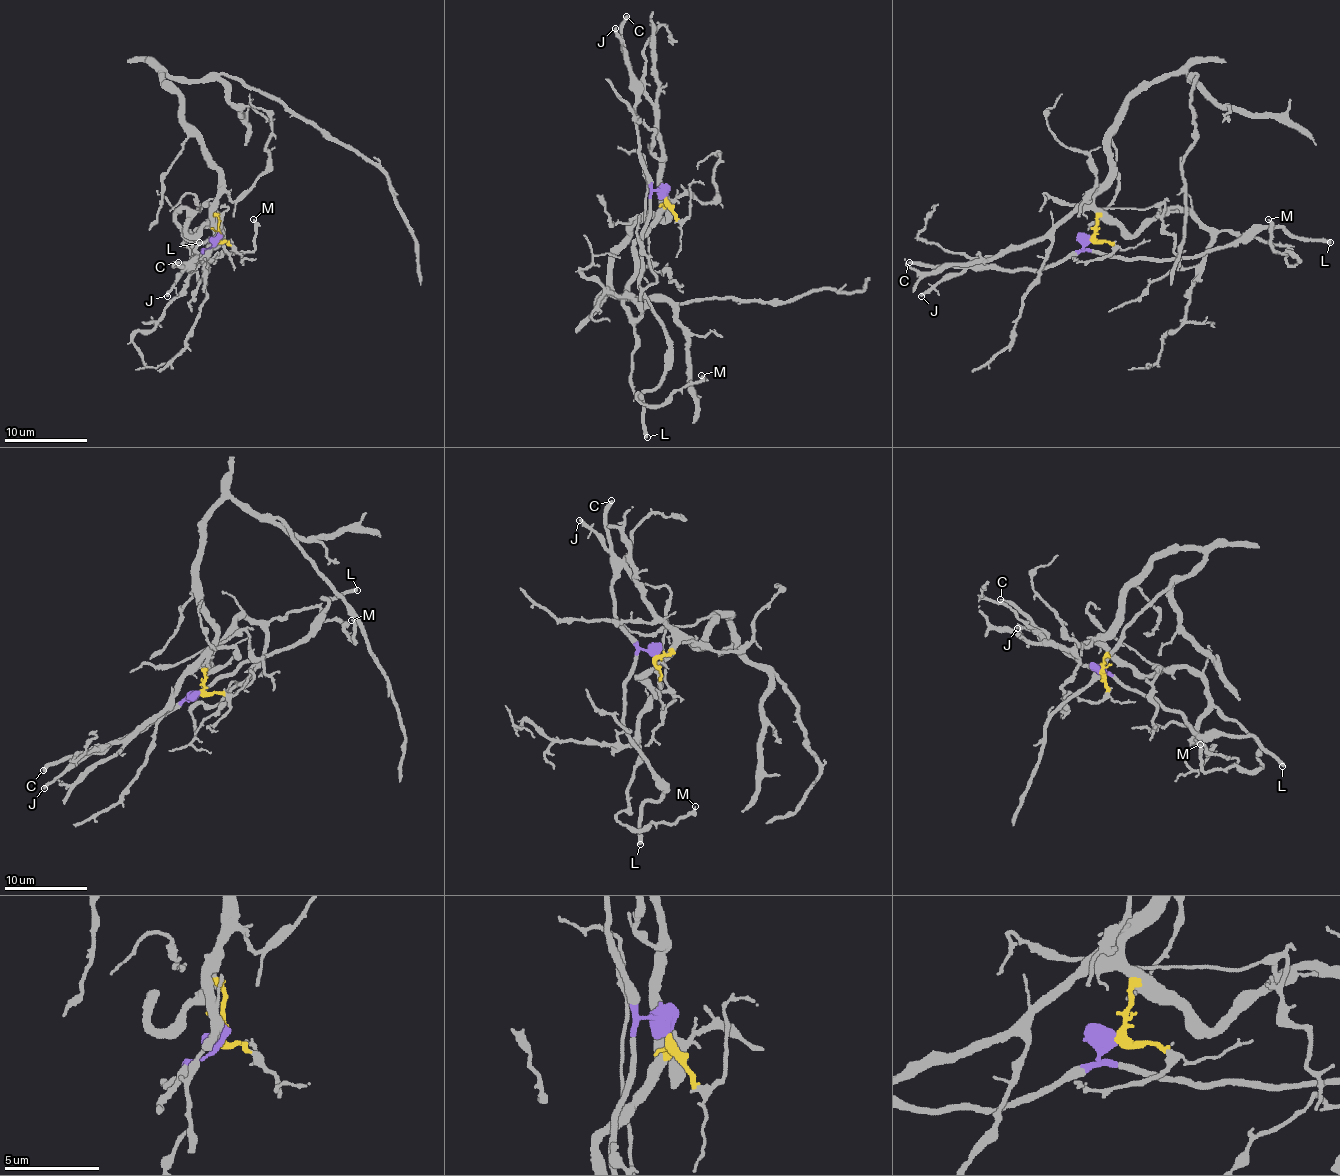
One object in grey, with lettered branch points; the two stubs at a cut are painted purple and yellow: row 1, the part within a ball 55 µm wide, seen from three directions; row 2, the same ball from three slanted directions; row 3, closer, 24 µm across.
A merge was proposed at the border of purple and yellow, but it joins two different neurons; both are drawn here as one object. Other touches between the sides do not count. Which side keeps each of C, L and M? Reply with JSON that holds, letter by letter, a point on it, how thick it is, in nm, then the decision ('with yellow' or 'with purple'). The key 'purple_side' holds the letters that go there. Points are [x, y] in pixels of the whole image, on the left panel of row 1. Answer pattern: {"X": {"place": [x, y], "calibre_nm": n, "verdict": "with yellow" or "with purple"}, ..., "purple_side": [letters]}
{"C": {"place": [178, 262], "calibre_nm": 280, "verdict": "with purple"}, "L": {"place": [199, 242], "calibre_nm": 340, "verdict": "with purple"}, "M": {"place": [253, 219], "calibre_nm": 280, "verdict": "with yellow"}, "purple_side": ["C", "L"]}

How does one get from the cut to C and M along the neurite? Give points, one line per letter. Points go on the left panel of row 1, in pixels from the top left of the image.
C: (218, 236), (191, 269), (174, 265), (178, 261)
M: (218, 238), (216, 216), (189, 234), (181, 211), (176, 222), (187, 232), (189, 265), (253, 251), (253, 220)

